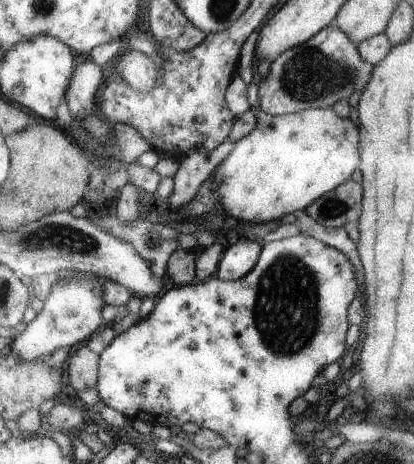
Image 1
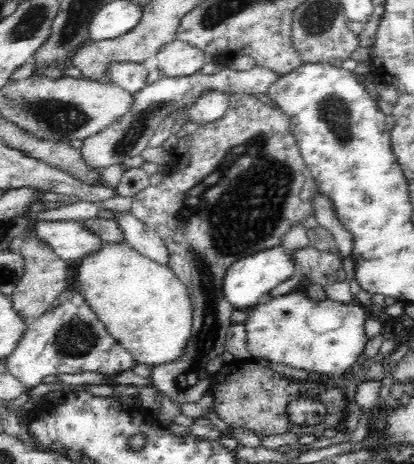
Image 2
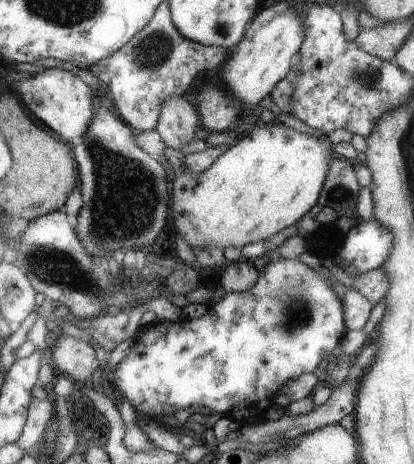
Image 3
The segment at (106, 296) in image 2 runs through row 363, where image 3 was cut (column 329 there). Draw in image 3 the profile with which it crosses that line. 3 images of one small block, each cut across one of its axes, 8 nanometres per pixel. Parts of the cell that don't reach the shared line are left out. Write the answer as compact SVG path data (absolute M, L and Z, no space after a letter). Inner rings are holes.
M257 122L253 128L239 130L235 134L235 142L229 152L225 152L207 172L195 174L191 170L185 170L183 156L167 146L165 158L167 164L173 166L175 178L173 178L173 216L175 216L175 226L181 236L189 240L189 246L193 250L203 250L203 248L225 248L225 246L235 246L243 248L249 242L263 240L275 236L277 232L297 224L301 216L305 216L315 204L319 204L321 194L325 192L325 182L329 178L331 166L335 160L341 156L335 154L333 150L335 144L329 142L325 134L307 134L299 132L293 128L287 128L285 124L279 122Z

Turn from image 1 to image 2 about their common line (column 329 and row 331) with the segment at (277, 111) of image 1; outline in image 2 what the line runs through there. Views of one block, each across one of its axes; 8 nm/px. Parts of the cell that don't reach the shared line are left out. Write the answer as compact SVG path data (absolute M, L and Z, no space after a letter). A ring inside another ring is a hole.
M74 290L72 296L58 308L50 308L28 324L24 338L20 340L16 352L8 356L6 366L10 374L20 382L26 394L36 388L42 378L50 374L82 374L98 372L104 376L116 376L132 370L132 354L118 344L118 340L108 332L106 324L92 310L82 290Z

